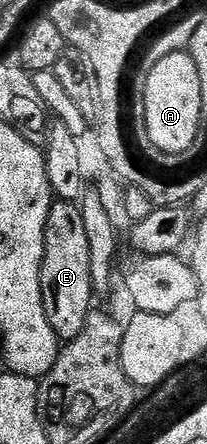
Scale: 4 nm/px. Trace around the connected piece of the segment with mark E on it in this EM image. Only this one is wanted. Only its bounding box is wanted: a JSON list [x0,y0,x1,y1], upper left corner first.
[41,200,95,342]

